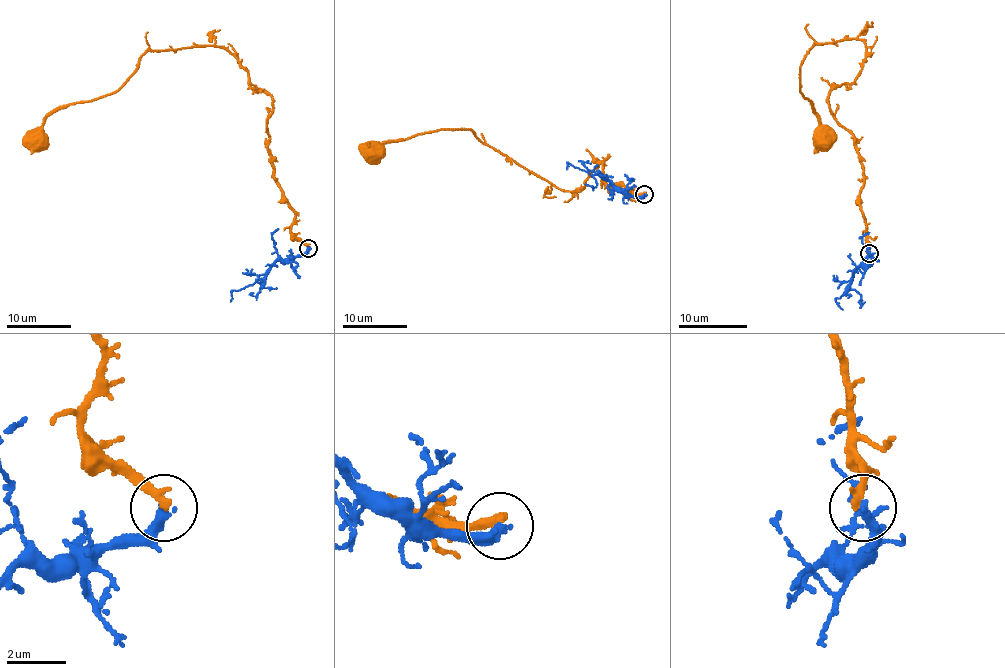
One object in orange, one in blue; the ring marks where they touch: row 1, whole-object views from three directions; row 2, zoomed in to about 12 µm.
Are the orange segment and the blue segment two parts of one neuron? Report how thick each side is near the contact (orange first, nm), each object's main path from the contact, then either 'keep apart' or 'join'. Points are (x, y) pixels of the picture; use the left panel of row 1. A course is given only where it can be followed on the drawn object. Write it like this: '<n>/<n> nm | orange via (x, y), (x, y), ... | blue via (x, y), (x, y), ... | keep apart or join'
320/340 nm | orange via (308, 247), (274, 176), (272, 98), (223, 48), (149, 49), (115, 92), (58, 106), (30, 153) | blue via (308, 247), (304, 254), (278, 259), (262, 278), (233, 291), (230, 301) | keep apart

